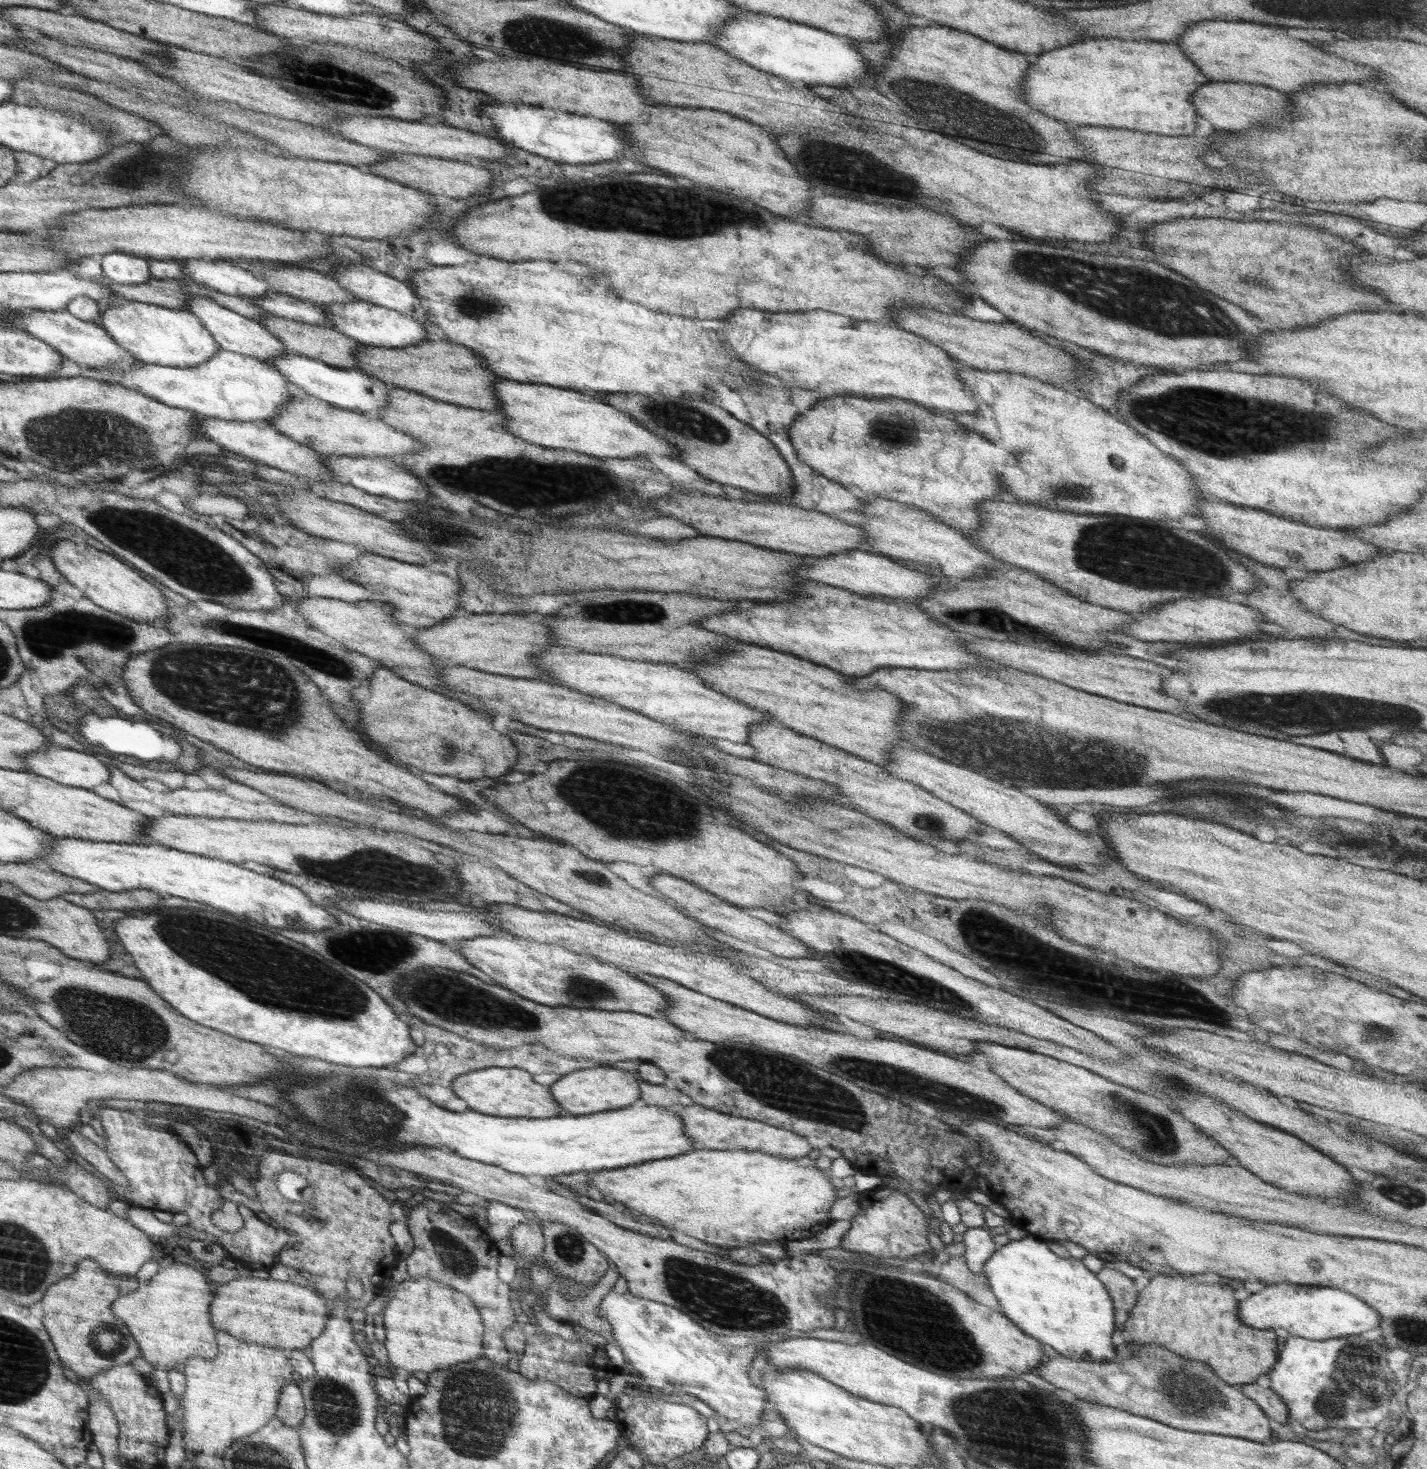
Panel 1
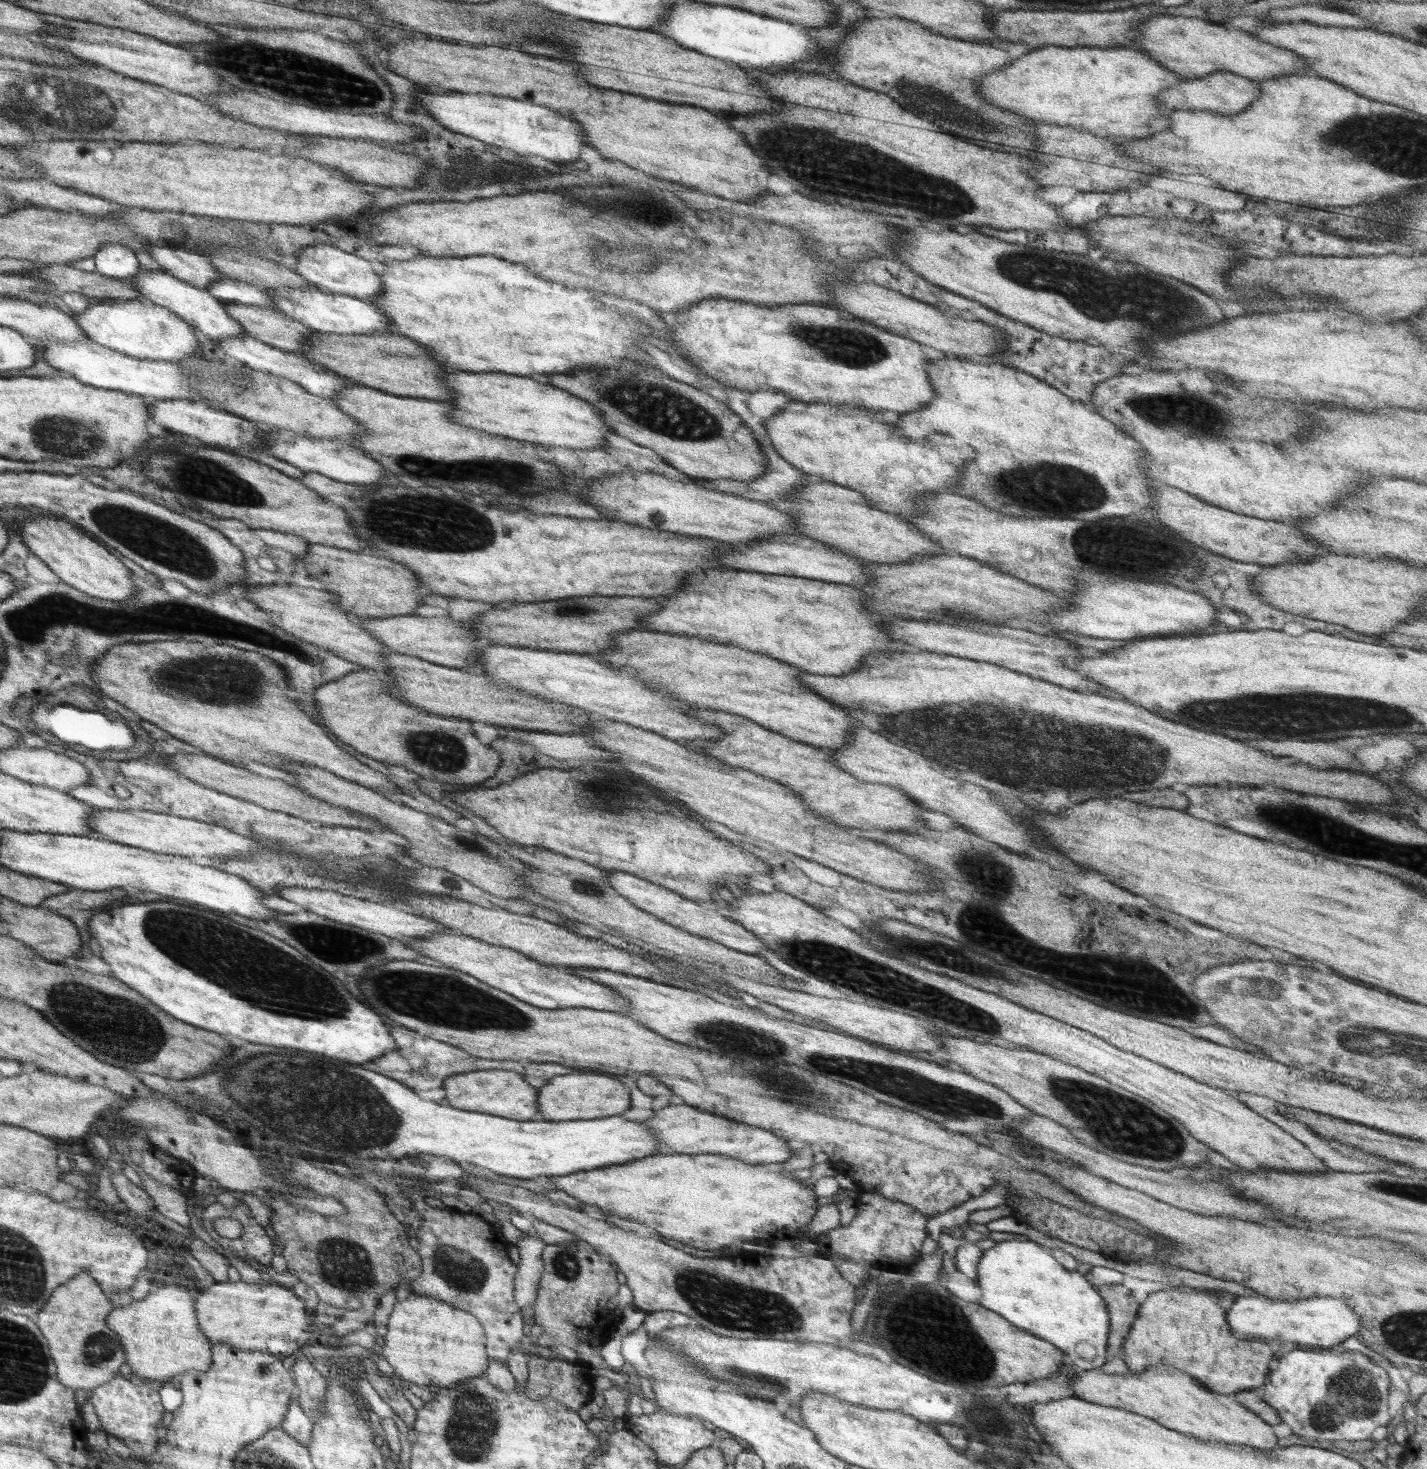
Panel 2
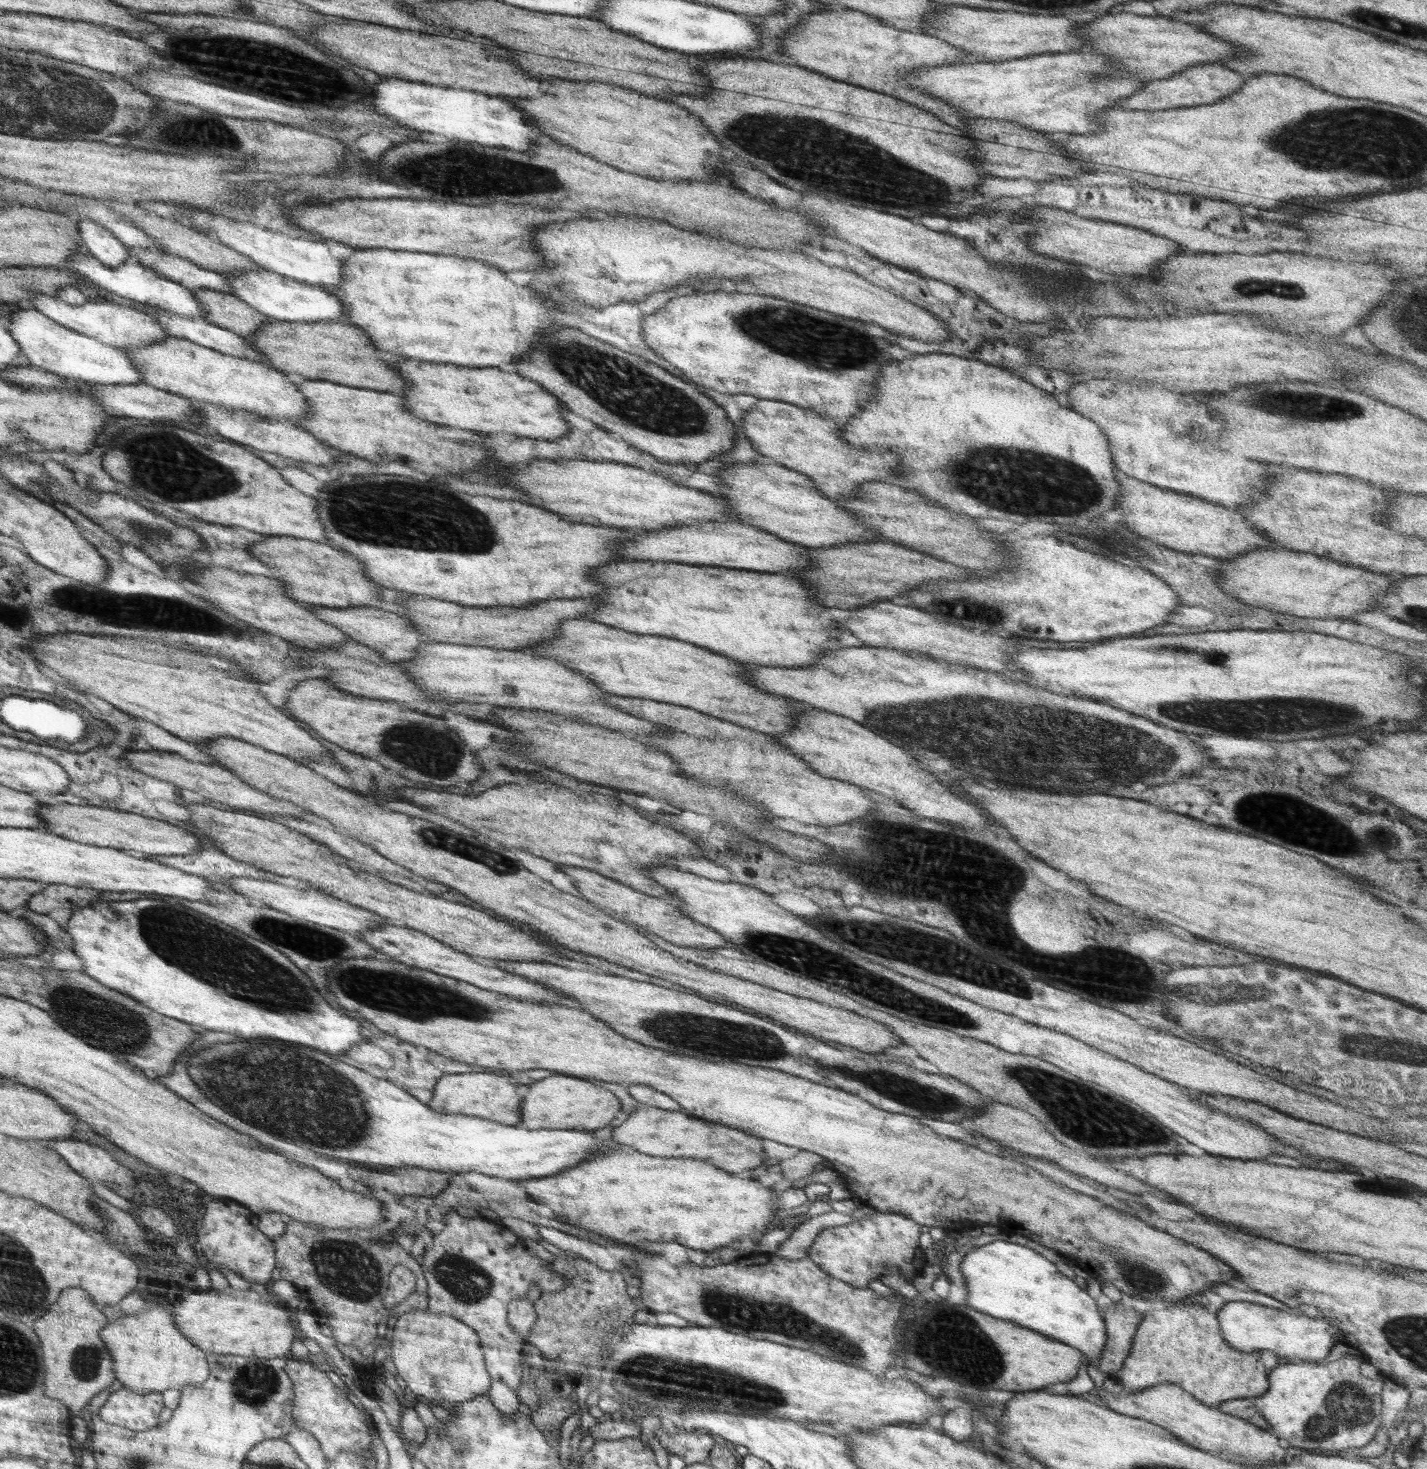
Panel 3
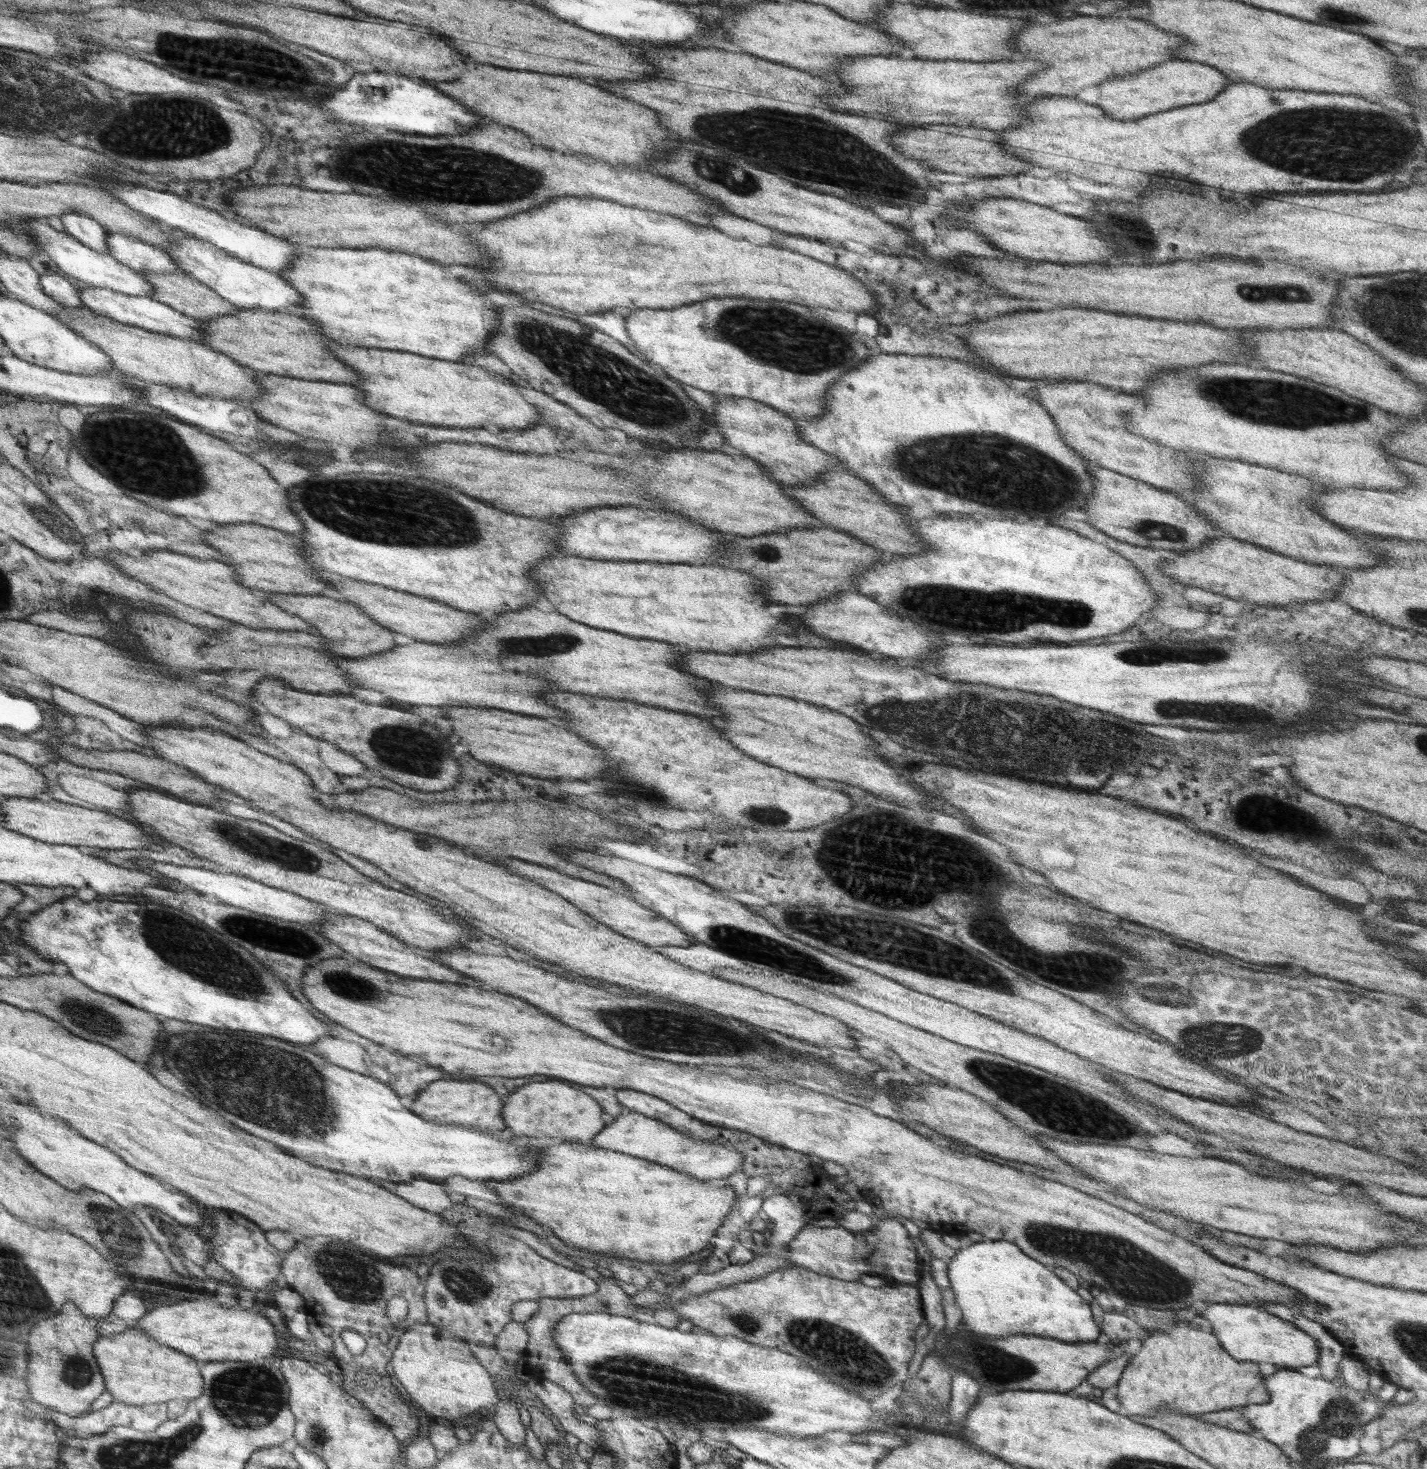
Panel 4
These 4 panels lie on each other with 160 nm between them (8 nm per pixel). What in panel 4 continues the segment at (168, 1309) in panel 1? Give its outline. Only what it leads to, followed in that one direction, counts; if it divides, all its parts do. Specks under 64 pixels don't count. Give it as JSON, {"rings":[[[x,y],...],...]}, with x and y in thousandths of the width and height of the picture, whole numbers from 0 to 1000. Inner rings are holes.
{"rings":[[[90,903],[85,908],[72,910],[71,913],[67,914],[66,922],[80,954],[94,957],[109,956],[121,953],[132,956],[132,954],[141,951],[144,945],[137,924],[108,911],[105,912],[102,906],[95,905],[95,903]]]}

